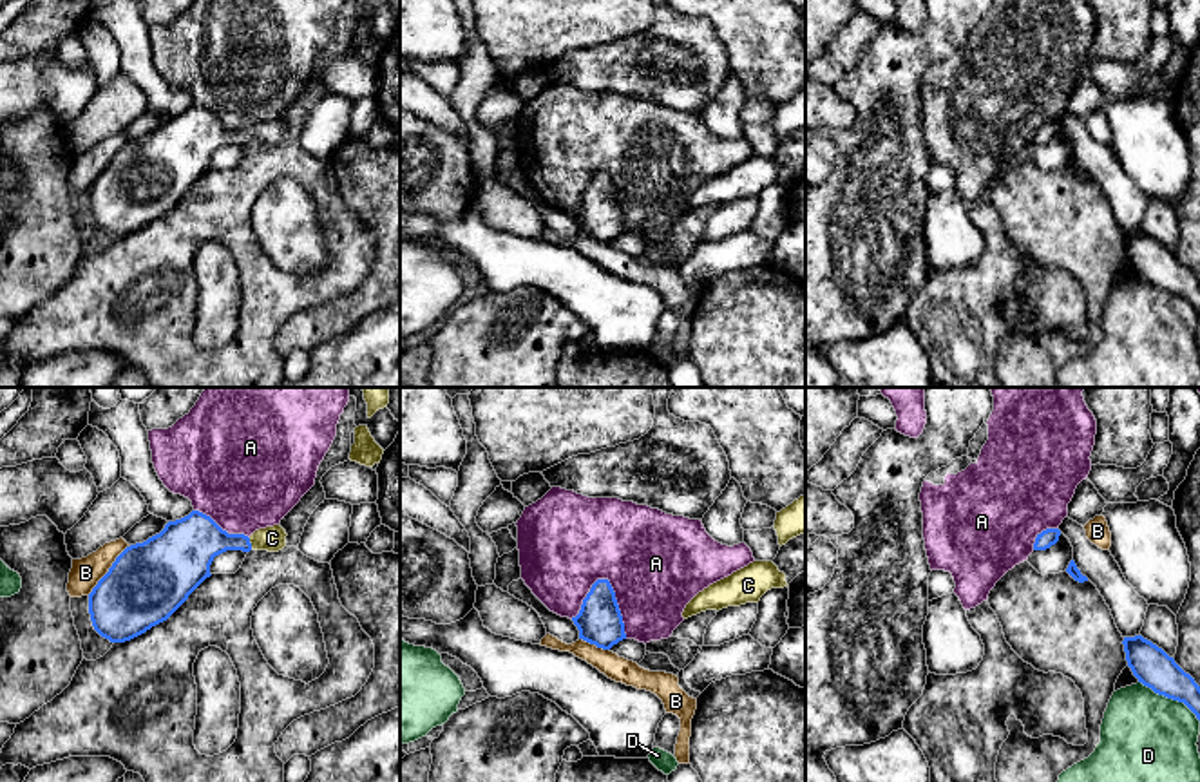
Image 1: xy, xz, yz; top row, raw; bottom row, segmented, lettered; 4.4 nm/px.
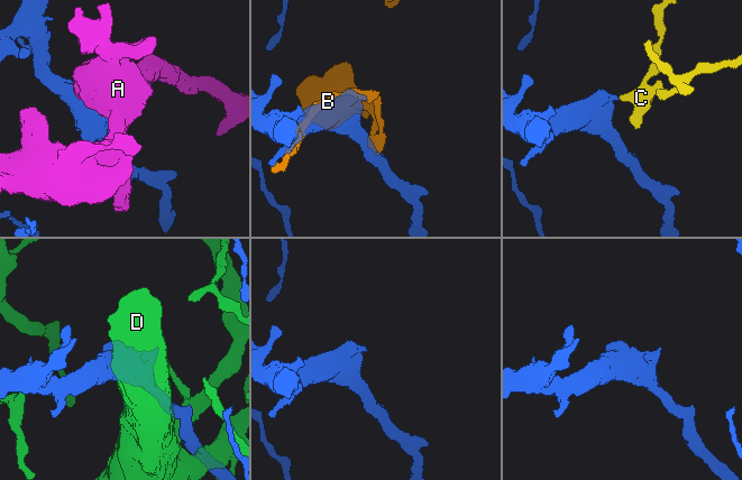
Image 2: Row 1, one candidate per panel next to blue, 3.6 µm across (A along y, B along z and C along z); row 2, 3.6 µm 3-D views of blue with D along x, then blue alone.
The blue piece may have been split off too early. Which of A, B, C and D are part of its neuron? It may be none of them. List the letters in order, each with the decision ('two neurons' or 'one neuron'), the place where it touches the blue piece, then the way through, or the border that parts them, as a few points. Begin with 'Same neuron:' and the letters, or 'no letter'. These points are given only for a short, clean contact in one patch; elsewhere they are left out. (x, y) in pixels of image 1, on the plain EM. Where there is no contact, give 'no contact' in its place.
Same neuron: C
A: two neurons; contact xz (618, 200)
B: two neurons; contact xy (109, 163)
C: one neuron; contact xy (250, 138); way xy (194, 134), (250, 138), (272, 133)
D: two neurons; contact yz (1170, 292)

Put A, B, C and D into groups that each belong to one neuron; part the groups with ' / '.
A / B / C / D

